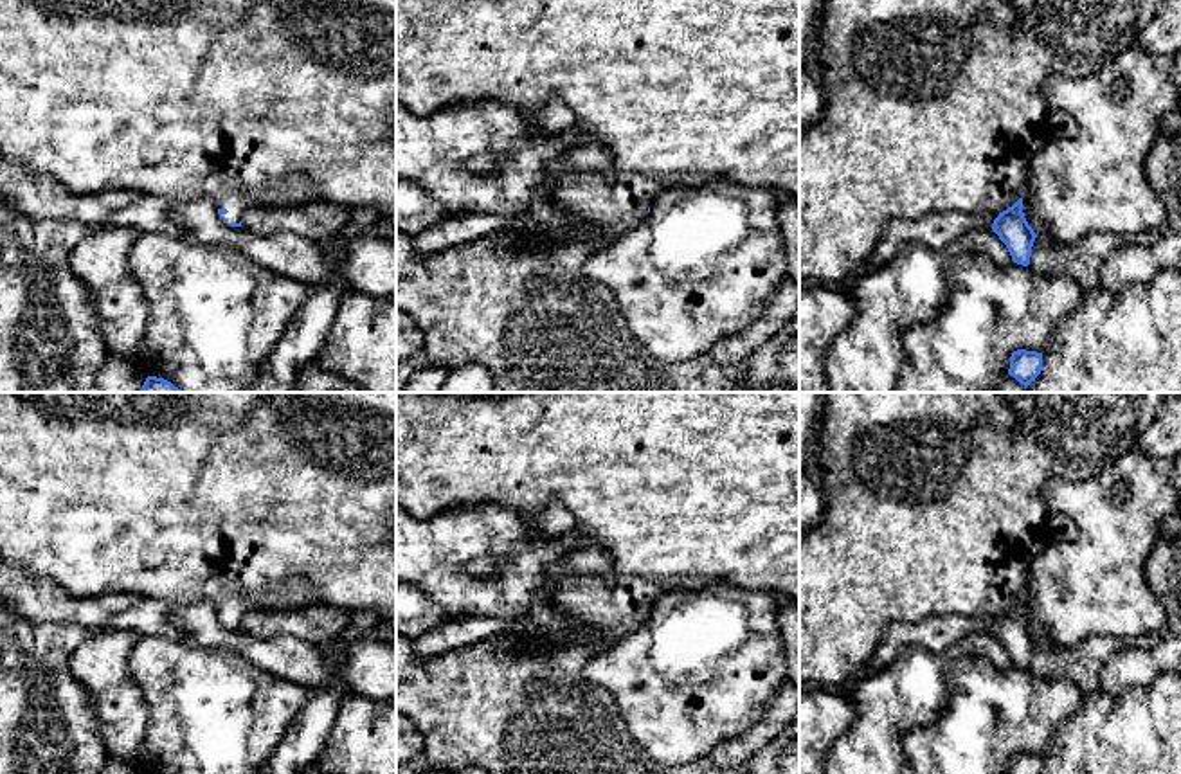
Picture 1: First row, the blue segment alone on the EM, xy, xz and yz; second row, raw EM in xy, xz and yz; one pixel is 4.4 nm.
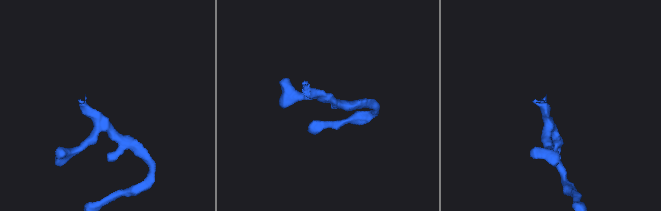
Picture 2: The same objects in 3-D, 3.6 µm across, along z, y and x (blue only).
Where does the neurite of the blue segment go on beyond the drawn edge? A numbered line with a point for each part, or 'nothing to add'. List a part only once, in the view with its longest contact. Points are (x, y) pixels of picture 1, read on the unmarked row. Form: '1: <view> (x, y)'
1: yz (933, 501)

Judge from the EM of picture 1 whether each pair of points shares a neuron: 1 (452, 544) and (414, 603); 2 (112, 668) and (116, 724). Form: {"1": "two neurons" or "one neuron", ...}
{"1": "two neurons", "2": "one neuron"}

